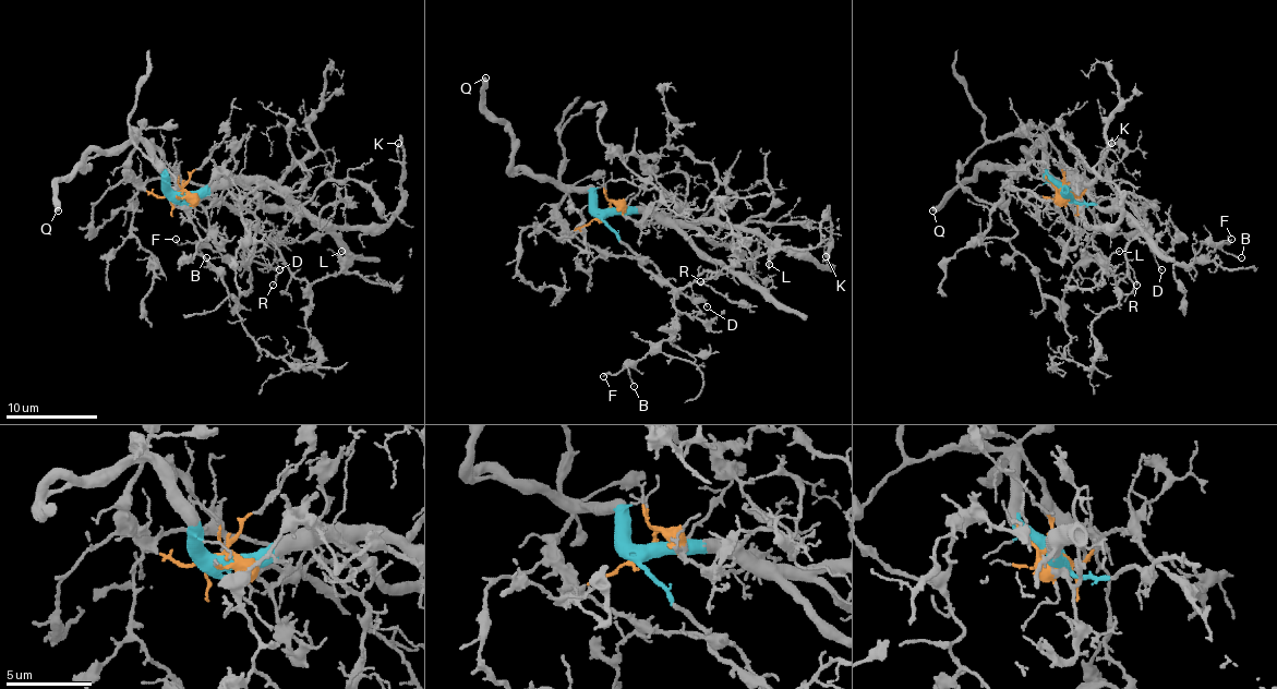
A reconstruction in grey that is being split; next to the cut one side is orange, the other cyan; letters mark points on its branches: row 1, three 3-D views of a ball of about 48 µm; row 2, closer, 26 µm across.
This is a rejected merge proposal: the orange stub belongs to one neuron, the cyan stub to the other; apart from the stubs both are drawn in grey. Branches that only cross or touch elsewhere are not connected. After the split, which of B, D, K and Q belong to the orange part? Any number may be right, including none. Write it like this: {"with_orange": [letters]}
{"with_orange": ["B", "D"]}

